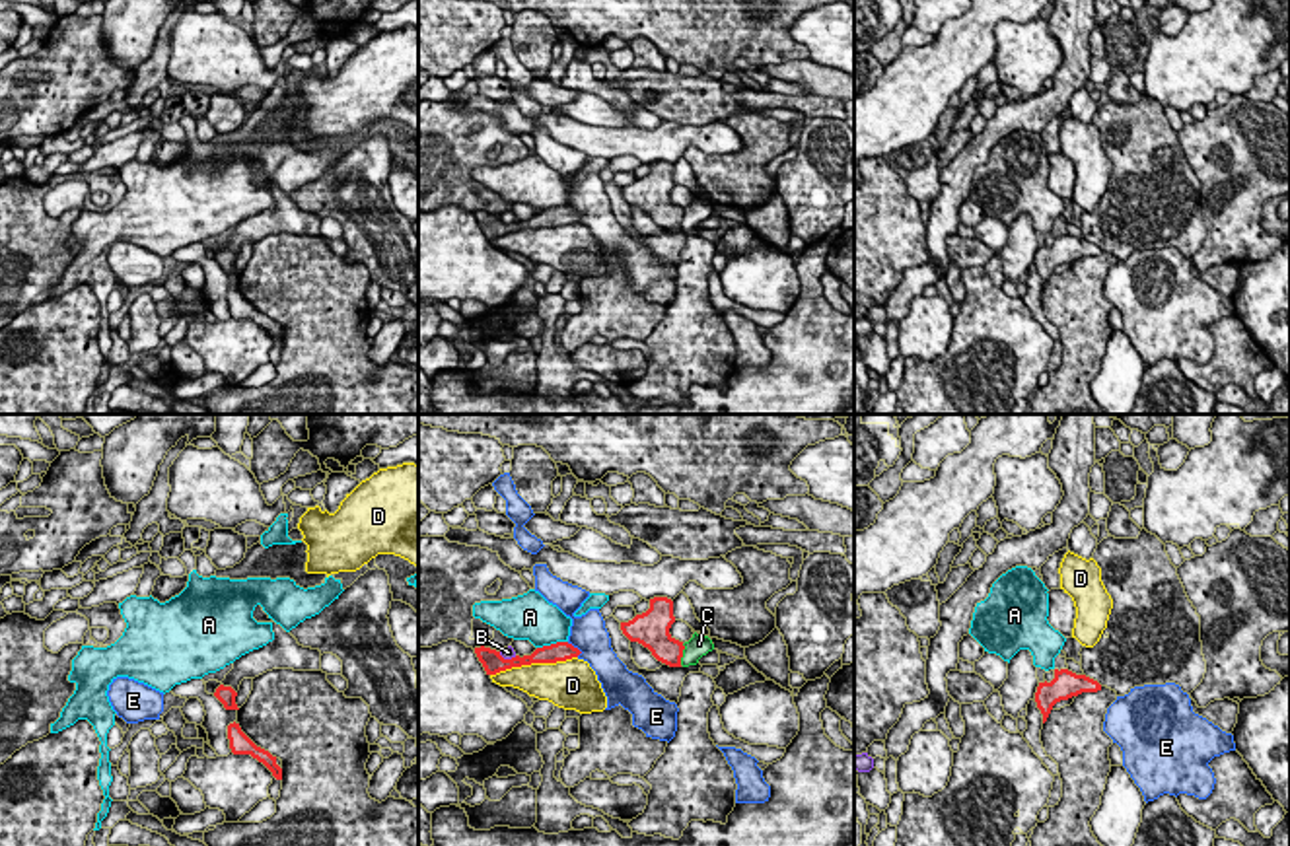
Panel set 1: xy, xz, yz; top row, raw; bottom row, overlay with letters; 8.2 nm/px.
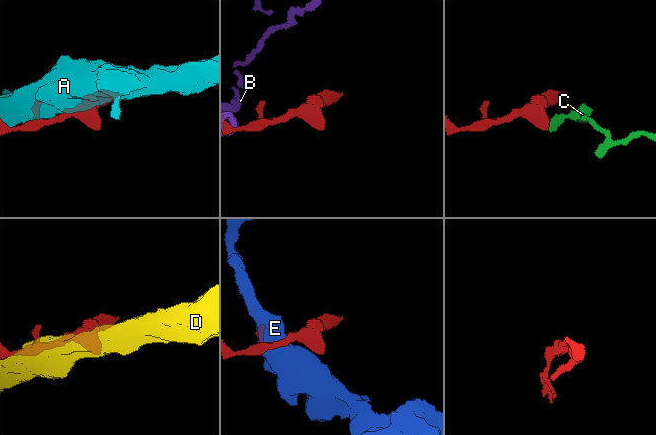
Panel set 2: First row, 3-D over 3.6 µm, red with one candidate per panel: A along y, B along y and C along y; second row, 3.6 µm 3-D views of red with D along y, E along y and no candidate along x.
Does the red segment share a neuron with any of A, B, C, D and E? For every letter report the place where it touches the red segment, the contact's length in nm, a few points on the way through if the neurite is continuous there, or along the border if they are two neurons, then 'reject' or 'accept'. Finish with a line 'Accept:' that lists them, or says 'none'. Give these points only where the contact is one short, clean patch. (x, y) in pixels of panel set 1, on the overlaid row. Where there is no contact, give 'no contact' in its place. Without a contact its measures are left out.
A: contact xz (551, 644); length 260 nm; reject
B: contact xz (508, 660); length 160 nm; border xz (499, 652), (504, 658), (516, 656); reject
C: contact xz (681, 654); length 180 nm; border xz (683, 644), (680, 664); reject
D: contact xz (534, 662); length 750 nm; reject
E: contact xz (573, 646); length 170 nm; reject
Accept: none

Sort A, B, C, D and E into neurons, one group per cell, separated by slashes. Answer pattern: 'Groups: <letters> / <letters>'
Groups: A / B / C / D / E

